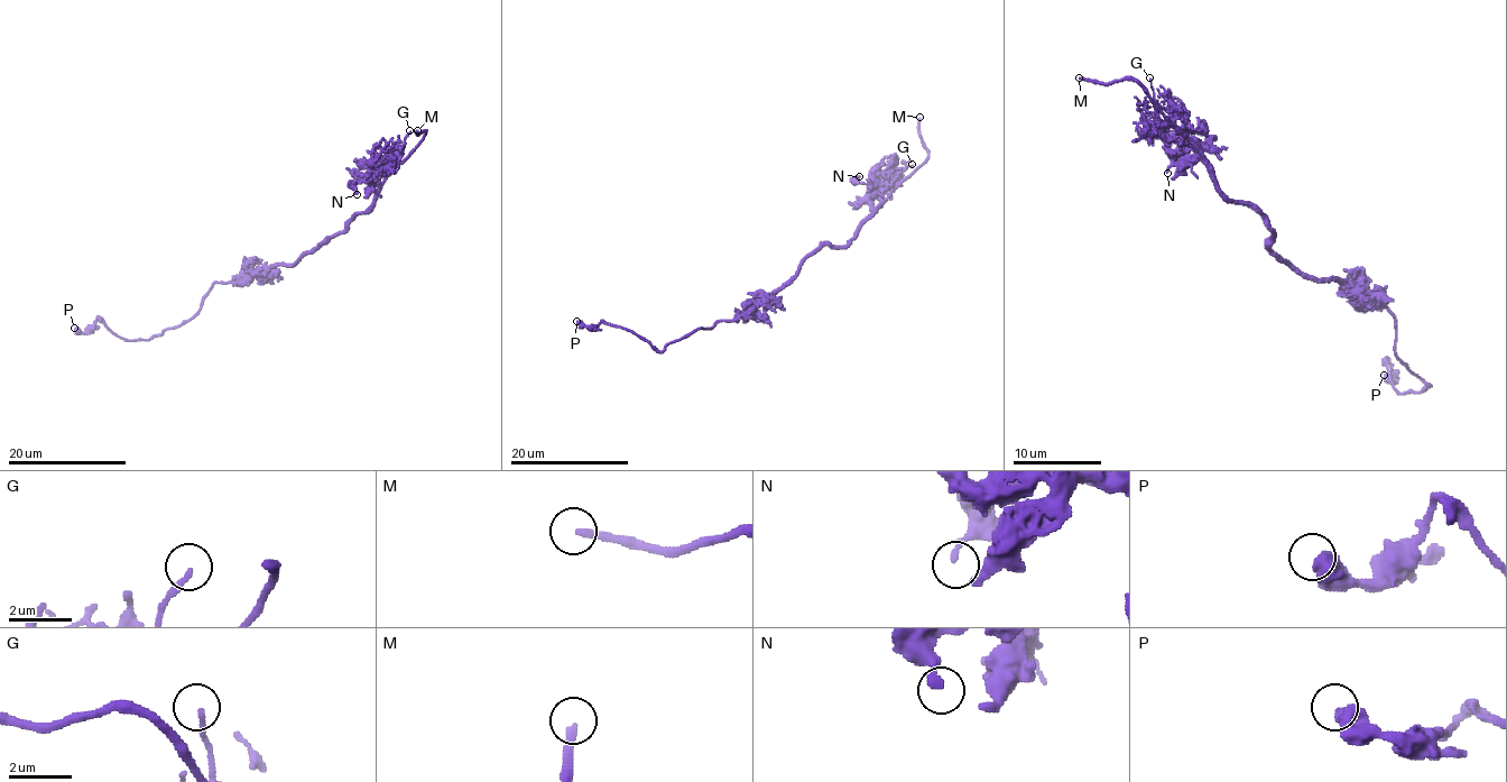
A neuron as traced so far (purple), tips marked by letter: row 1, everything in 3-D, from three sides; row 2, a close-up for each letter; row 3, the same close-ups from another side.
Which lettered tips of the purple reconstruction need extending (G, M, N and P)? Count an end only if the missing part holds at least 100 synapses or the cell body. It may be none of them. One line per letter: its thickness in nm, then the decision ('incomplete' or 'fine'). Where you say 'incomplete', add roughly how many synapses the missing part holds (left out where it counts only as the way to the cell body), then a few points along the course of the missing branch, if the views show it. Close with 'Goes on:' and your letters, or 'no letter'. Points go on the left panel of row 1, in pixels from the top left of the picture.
G: calibre 170 nm; fine
M: calibre 240 nm; incomplete; course (417, 130), (393, 100), (369, 89), (275, 83)
N: calibre 200 nm; fine
P: calibre 550 nm; fine
Goes on: M

